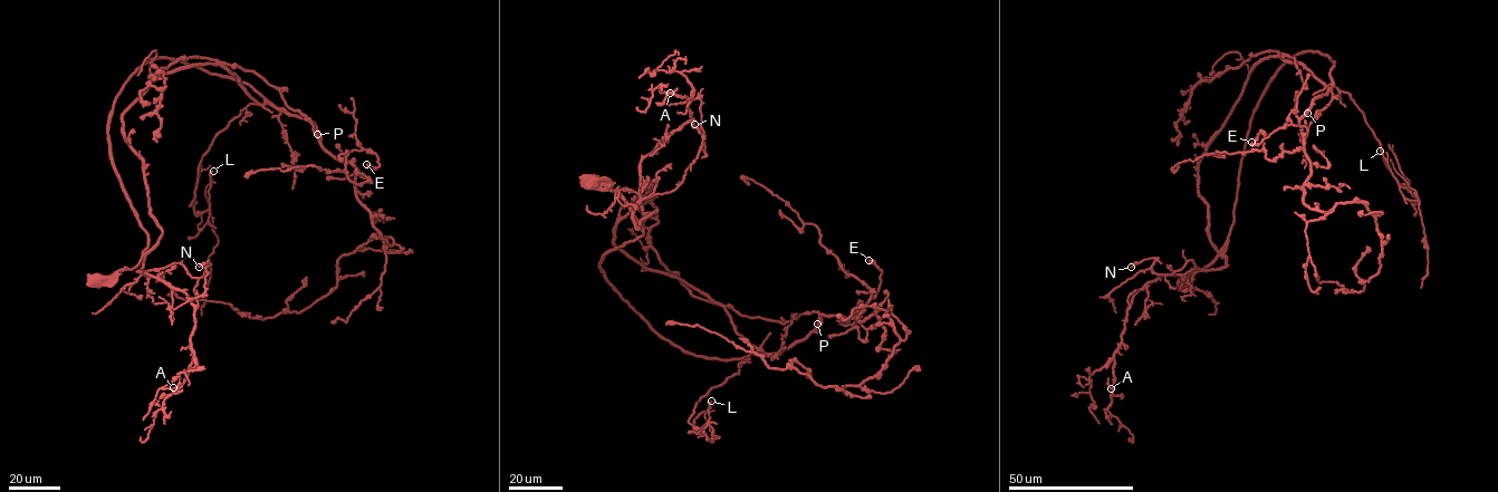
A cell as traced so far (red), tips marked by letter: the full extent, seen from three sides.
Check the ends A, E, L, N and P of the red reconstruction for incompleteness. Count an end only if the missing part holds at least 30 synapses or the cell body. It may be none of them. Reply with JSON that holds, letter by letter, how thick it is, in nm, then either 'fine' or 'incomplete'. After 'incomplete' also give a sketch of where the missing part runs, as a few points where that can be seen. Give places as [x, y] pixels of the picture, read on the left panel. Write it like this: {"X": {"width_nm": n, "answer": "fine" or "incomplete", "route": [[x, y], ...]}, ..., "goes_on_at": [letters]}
{"A": {"width_nm": 100, "answer": "fine"}, "E": {"width_nm": 320, "answer": "fine"}, "L": {"width_nm": 150, "answer": "fine"}, "N": {"width_nm": 140, "answer": "fine"}, "P": {"width_nm": 500, "answer": "fine"}, "goes_on_at": []}

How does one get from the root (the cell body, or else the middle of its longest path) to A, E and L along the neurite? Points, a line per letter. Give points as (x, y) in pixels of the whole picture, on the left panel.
A: (98, 280), (131, 270), (142, 256), (138, 271), (186, 295), (194, 307), (193, 357), (184, 382), (173, 387)
E: (98, 280), (162, 234), (123, 115), (161, 76), (256, 71), (325, 148), (368, 150), (366, 164)
L: (98, 280), (162, 234), (123, 119), (159, 77), (219, 65), (259, 104), (202, 157), (194, 213), (213, 171)

